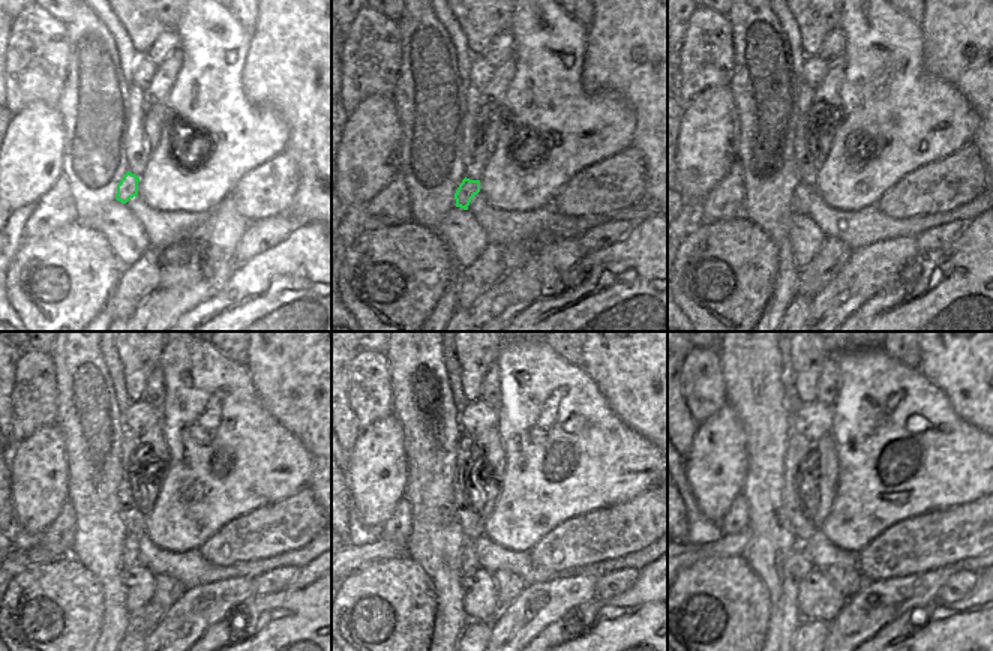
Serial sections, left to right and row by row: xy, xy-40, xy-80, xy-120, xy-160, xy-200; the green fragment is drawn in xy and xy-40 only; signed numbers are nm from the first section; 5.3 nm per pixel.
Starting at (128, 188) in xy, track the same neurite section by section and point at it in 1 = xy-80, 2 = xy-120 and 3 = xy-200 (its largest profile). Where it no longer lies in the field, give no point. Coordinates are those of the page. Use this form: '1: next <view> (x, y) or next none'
1: next xy-80 (803, 192)
2: next xy-120 (131, 542)
3: next xy-200 (800, 564)

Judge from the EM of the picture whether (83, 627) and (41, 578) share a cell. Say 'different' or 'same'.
same

